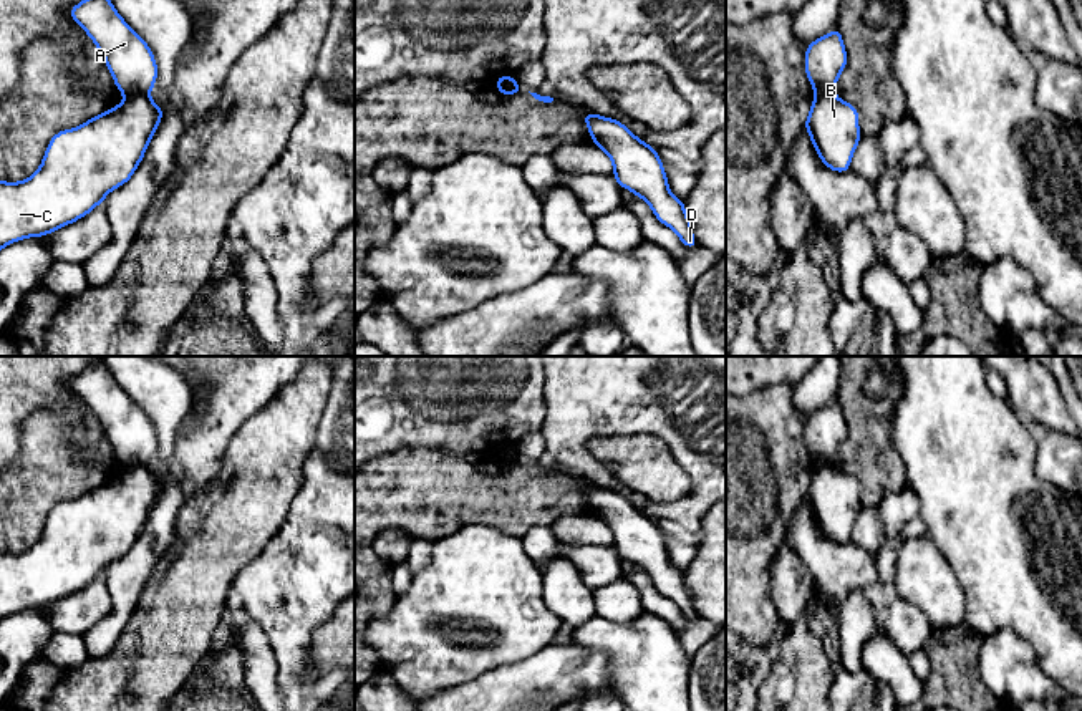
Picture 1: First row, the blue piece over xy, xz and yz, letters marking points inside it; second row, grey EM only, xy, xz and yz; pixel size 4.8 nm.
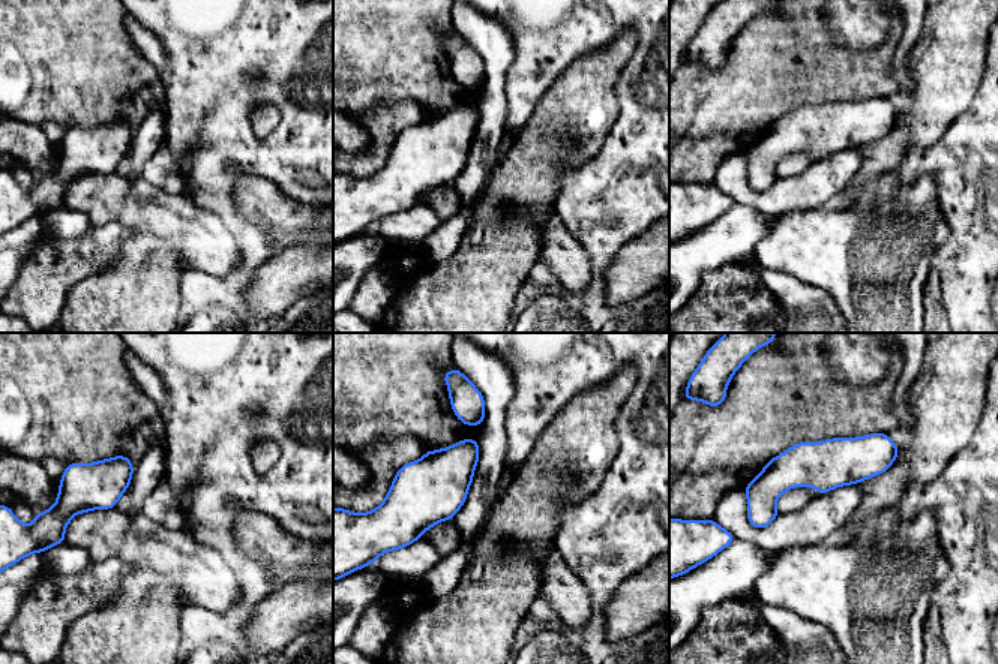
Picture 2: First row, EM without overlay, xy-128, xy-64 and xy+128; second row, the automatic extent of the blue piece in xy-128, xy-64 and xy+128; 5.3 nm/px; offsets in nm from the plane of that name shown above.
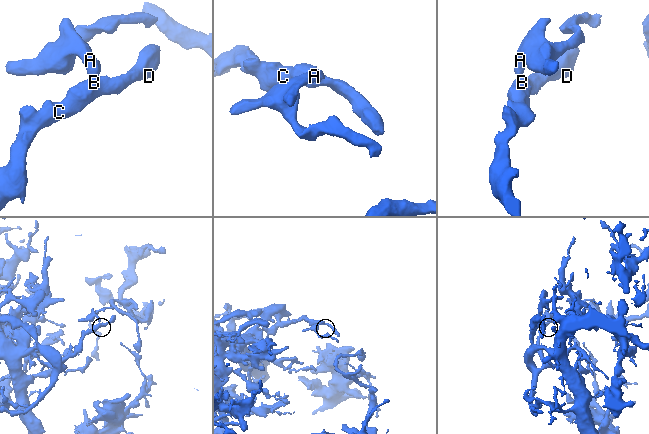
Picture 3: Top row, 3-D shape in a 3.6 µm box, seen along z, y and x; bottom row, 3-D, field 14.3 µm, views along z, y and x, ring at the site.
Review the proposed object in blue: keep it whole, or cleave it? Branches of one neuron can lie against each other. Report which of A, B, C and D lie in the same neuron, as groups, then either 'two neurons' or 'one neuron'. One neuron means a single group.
groups A / B C D; two neurons

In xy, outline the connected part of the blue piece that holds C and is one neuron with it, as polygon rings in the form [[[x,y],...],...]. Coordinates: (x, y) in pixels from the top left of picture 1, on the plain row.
[[[149,466],[121,476],[73,501],[56,504],[38,542],[22,554],[0,552],[0,622],[27,608],[48,607],[89,585],[116,559],[131,550],[151,515],[164,482]]]

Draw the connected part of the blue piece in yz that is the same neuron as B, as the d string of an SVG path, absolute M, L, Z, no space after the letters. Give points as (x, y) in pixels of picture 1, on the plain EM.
M833 464L815 467L805 501L820 532L835 544L850 542L850 532L862 509L858 481Z

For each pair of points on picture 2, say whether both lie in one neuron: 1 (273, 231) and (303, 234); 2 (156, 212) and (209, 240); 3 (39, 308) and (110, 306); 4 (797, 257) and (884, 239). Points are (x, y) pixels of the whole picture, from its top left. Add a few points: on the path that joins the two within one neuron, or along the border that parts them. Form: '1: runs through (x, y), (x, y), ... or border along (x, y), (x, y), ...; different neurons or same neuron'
1: runs through (281, 231), (296, 231); same neuron
2: runs through (170, 218), (195, 234); same neuron
3: border along (83, 279), (68, 291), (57, 317); different neurons
4: runs through (818, 246), (832, 239), (863, 239); same neuron

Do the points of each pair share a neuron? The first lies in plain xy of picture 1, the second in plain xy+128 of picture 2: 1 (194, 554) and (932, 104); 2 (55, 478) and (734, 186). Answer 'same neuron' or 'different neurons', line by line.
1: same neuron
2: different neurons

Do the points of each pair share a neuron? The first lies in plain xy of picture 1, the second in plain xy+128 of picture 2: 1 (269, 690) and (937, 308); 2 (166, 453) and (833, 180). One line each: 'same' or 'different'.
1: same
2: same

